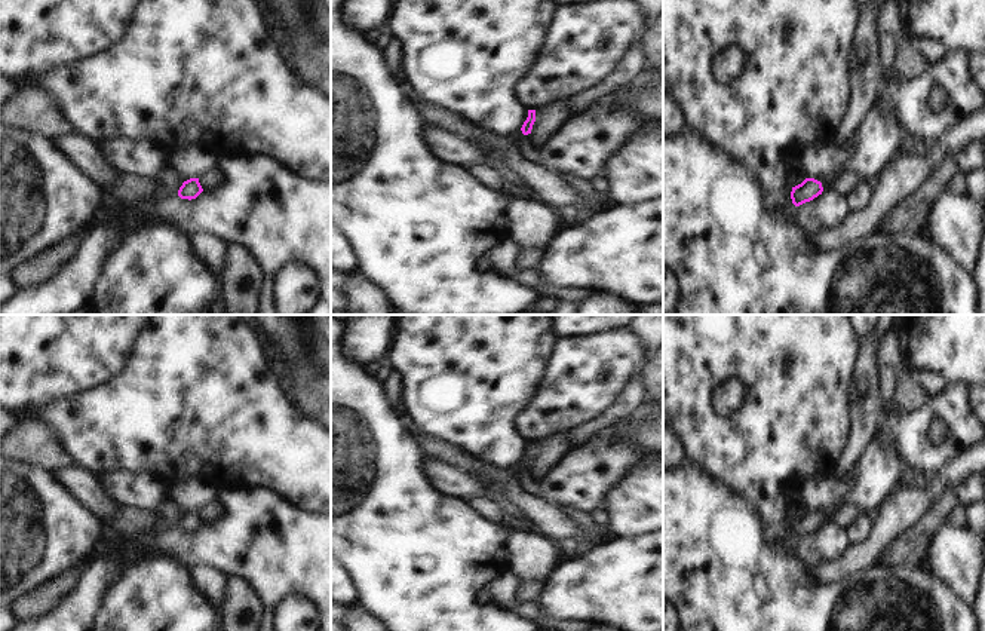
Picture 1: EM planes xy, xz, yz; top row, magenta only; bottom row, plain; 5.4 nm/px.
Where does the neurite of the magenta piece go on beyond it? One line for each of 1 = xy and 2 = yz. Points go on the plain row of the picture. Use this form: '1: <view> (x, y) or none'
1: none
2: yz (829, 514)

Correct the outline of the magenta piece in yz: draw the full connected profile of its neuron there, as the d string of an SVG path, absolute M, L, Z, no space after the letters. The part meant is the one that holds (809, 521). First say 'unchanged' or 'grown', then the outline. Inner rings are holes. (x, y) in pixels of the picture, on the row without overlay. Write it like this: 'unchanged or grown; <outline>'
grown; M834 505L832 508L823 511L822 514L817 514L814 511L806 511L801 517L792 520L791 524L792 536L795 539L800 539L806 534L813 533L814 530L822 527L823 523L832 521L837 517L841 506L843 505Z

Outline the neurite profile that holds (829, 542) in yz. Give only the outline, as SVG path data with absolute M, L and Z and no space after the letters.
M826 521L813 533L795 540L795 552L808 569L826 561L837 561L850 548L849 529L837 521Z

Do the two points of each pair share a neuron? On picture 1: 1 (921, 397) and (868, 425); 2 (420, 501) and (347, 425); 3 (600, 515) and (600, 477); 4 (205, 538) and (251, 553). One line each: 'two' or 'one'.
1: two
2: one
3: two
4: one

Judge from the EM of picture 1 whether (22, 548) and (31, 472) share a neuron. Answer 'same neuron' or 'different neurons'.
same neuron

